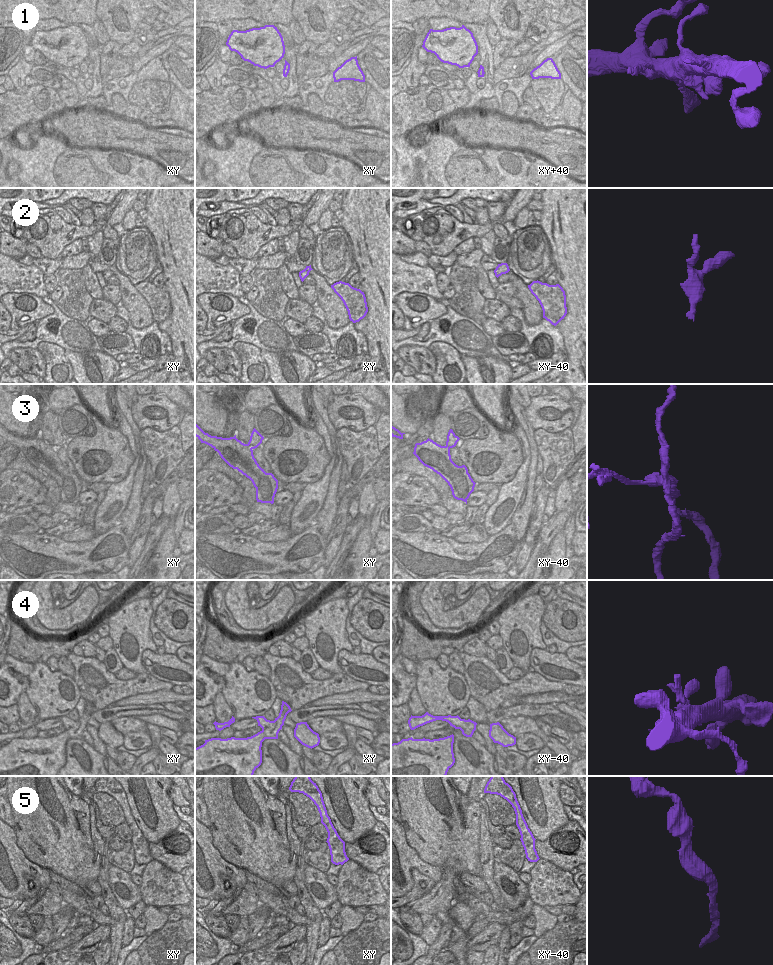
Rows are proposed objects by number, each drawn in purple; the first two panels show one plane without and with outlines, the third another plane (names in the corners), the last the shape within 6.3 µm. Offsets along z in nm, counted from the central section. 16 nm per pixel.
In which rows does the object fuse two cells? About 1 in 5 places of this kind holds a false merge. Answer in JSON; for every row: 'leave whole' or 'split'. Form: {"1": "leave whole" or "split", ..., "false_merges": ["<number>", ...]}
{"1": "leave whole", "2": "leave whole", "3": "split", "4": "leave whole", "5": "leave whole", "false_merges": ["3"]}

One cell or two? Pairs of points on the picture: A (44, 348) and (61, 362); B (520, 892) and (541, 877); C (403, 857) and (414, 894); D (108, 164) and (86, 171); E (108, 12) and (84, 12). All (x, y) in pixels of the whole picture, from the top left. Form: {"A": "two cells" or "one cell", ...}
{"A": "one cell", "B": "two cells", "C": "two cells", "D": "two cells", "E": "two cells"}

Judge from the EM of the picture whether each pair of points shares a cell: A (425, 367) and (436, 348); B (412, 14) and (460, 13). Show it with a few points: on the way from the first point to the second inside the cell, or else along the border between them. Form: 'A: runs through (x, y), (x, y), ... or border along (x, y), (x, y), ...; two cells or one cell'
A: border along (427, 348), (435, 359), (434, 373); two cells
B: runs through (424, 11), (448, 12); one cell

